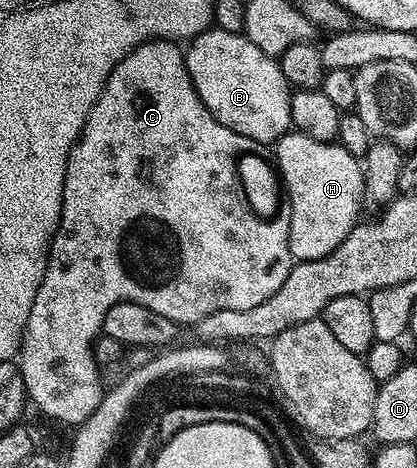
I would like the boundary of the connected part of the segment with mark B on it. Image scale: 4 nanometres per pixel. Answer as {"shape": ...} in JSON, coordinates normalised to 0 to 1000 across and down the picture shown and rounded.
{"shape":[[[482,66],[444,103],[446,145],[460,182],[518,259],[624,310],[664,308],[698,278],[700,188],[671,147],[667,126],[614,105],[590,77],[561,66]]]}

